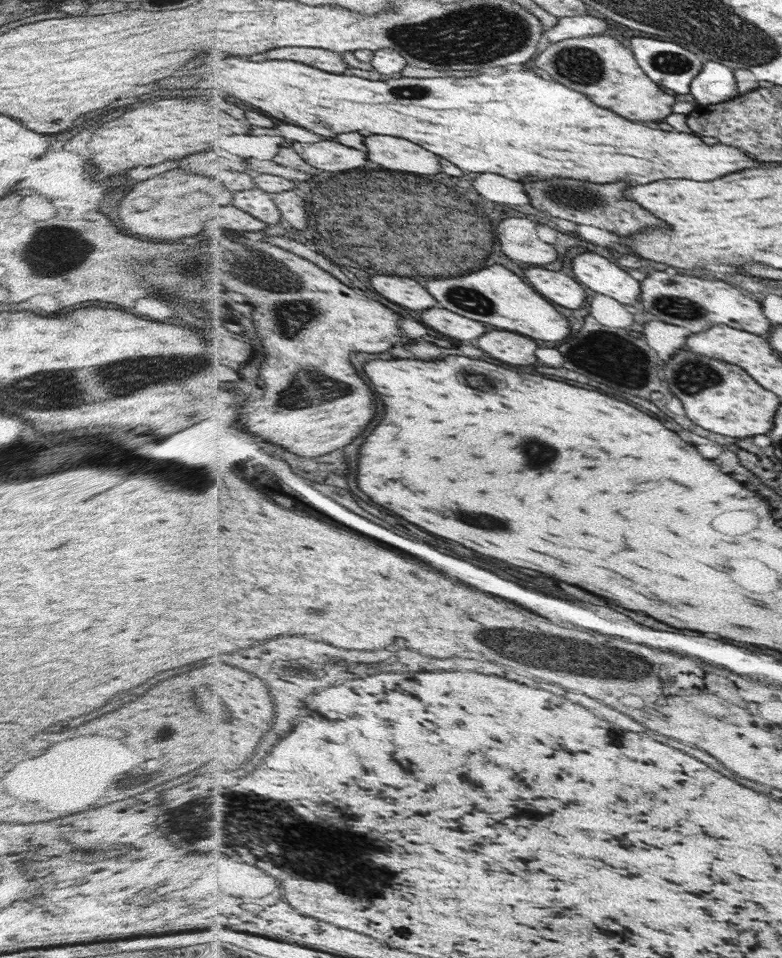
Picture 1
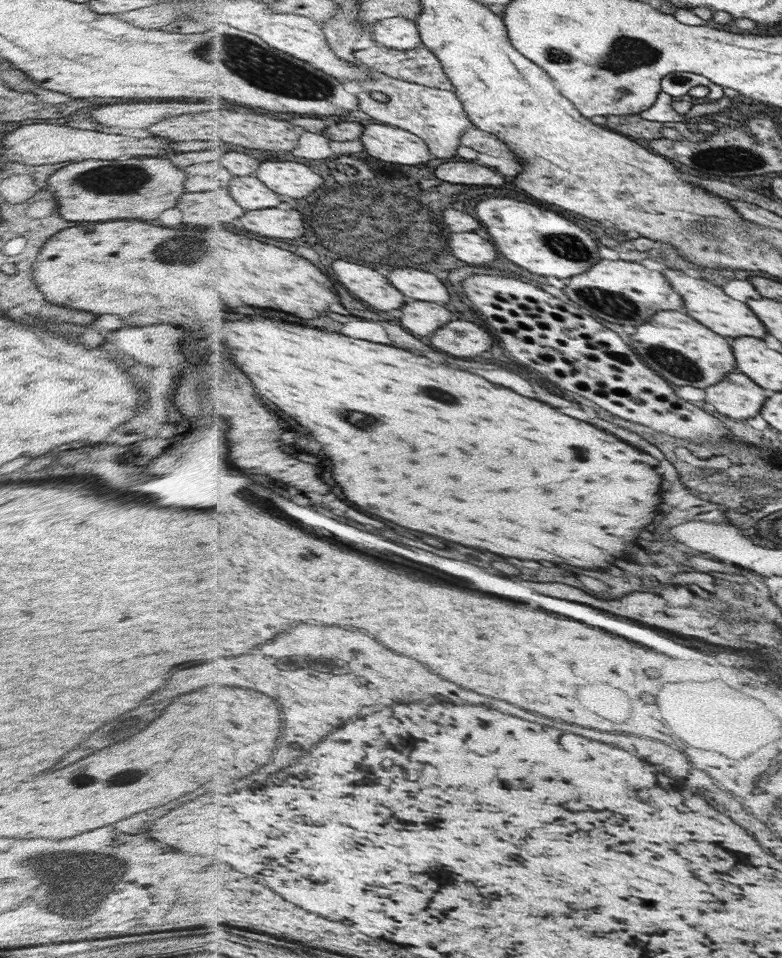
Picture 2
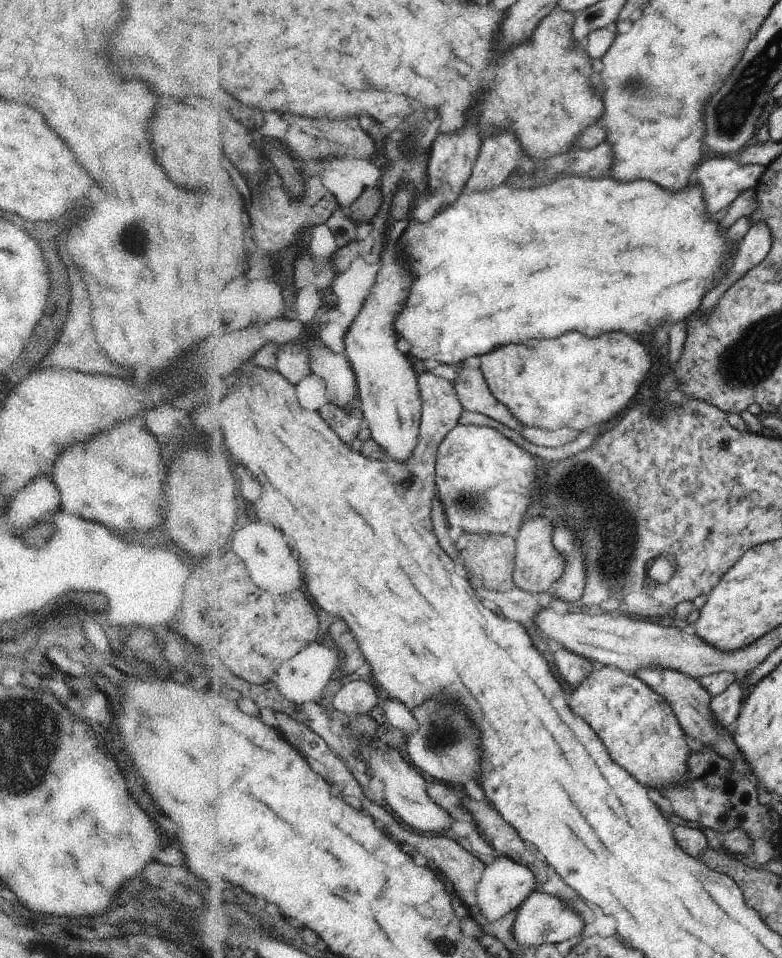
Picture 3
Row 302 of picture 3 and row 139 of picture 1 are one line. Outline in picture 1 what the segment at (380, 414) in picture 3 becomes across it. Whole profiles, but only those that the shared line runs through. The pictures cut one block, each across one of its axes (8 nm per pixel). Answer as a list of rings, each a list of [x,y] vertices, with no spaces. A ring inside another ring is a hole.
[[[370,136],[366,144],[370,148],[368,152],[370,160],[390,170],[402,170],[402,172],[414,172],[414,174],[442,172],[440,156],[410,140],[392,138],[392,136]]]

